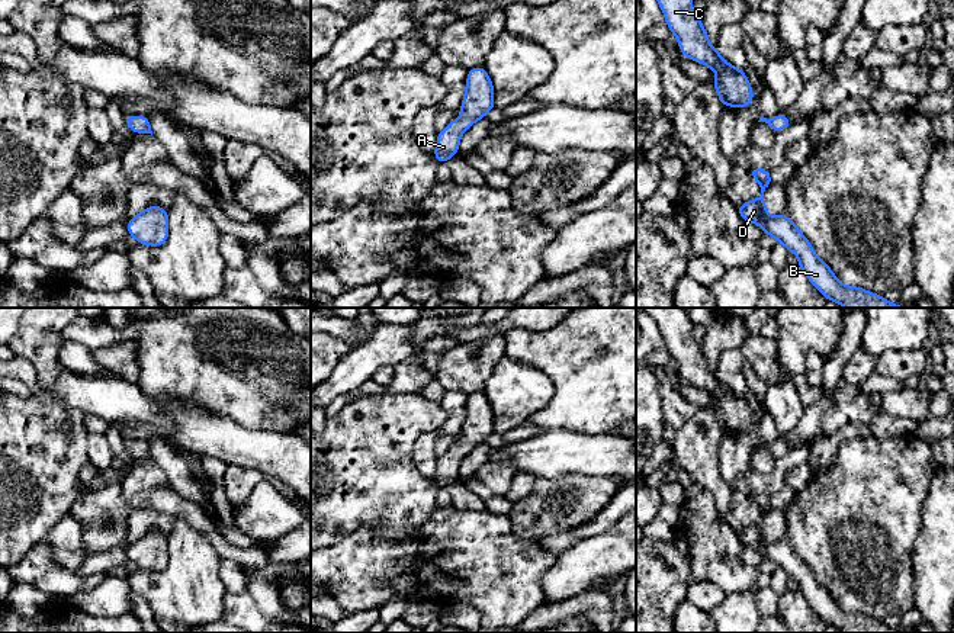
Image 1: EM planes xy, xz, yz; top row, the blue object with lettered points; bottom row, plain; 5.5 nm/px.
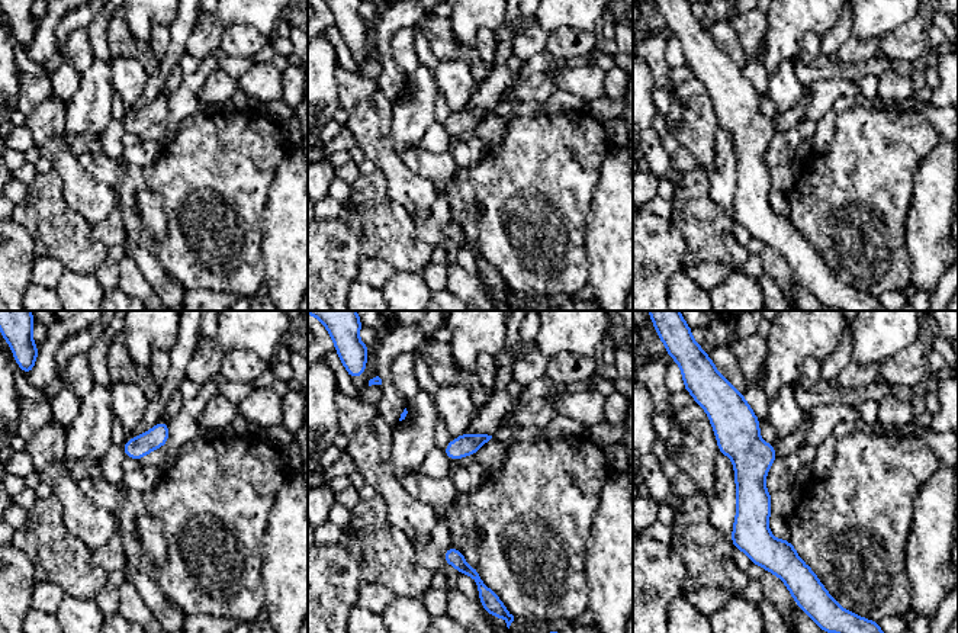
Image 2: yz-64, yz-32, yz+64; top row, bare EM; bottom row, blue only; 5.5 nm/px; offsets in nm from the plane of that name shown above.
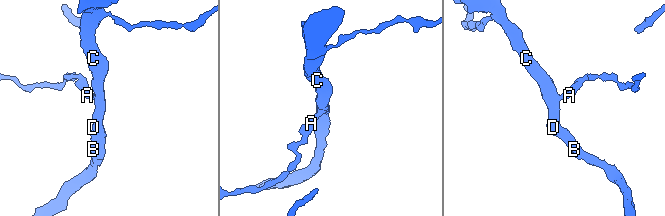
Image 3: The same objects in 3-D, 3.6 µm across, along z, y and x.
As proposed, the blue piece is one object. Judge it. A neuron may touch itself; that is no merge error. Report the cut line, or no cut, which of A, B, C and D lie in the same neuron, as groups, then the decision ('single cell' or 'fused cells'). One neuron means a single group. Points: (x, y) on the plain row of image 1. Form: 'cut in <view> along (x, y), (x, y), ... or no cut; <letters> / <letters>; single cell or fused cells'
no cut; A B C D; single cell

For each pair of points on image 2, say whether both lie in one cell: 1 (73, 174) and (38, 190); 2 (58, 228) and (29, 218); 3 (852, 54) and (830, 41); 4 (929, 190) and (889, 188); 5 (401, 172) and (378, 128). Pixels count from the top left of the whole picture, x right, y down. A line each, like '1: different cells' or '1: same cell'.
1: different cells
2: same cell
3: different cells
4: different cells
5: same cell

